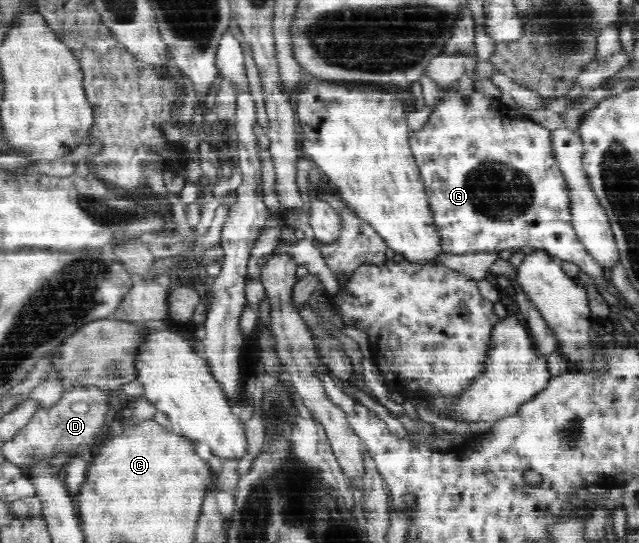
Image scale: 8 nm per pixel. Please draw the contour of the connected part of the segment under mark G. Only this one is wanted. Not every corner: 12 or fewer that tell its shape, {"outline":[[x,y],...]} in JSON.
{"outline":[[445,91],[410,144],[446,253],[604,271],[553,132]]}

